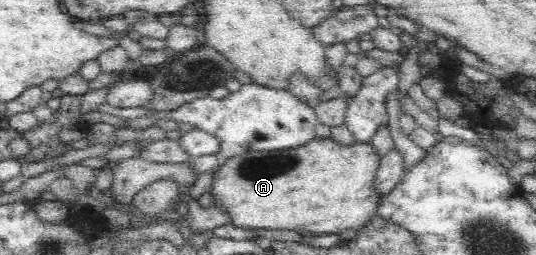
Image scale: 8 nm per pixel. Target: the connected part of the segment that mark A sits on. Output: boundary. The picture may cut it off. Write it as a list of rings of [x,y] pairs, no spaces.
[[[315,136],[303,146],[283,150],[244,152],[235,158],[222,160],[210,187],[216,204],[224,206],[232,224],[247,228],[269,228],[269,230],[296,230],[298,233],[337,233],[339,230],[365,228],[377,215],[377,207],[385,196],[378,192],[375,177],[381,157],[370,142],[337,142],[329,137]]]

